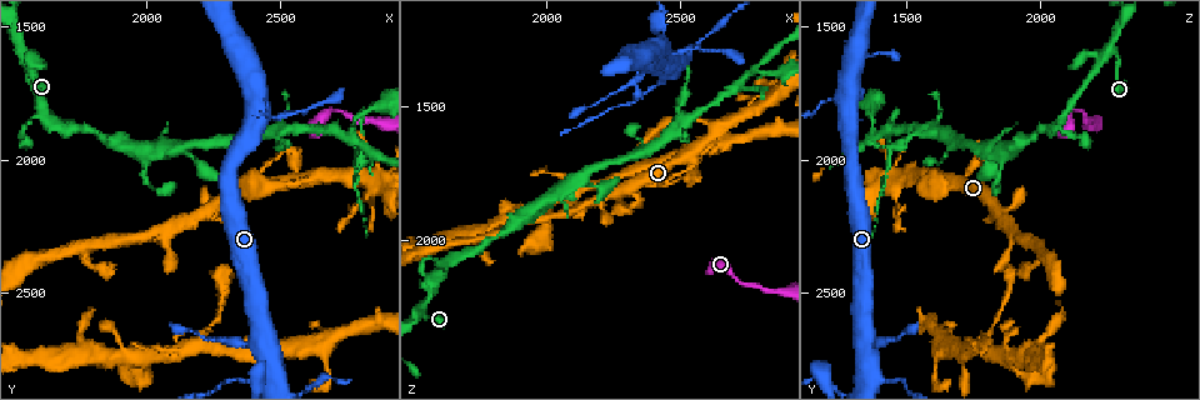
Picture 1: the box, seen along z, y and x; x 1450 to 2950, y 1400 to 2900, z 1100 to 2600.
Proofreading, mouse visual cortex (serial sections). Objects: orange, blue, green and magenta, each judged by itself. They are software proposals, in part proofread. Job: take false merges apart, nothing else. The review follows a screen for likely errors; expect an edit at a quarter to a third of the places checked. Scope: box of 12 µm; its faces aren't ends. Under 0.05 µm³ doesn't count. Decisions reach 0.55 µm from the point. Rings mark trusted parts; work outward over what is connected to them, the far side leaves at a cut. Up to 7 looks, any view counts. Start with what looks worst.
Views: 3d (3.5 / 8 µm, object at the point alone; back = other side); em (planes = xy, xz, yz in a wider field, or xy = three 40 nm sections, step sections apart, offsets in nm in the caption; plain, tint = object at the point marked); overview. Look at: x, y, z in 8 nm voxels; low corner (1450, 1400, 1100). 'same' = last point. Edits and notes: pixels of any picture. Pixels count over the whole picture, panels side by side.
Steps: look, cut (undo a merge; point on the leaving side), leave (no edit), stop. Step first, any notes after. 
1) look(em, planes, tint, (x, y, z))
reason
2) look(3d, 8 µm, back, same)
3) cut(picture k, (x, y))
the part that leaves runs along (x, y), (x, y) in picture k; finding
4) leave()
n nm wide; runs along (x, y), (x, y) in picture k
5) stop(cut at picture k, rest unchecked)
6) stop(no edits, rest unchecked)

look(3d, 3.5 µm, (2240, 2180, 1820))
four arms meet

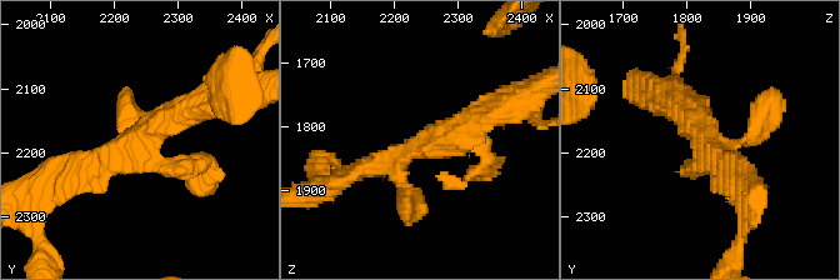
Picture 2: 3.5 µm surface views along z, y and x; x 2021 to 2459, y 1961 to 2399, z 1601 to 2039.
look(em, planes, tint, (2235, 2185, 1835))
need the tissue

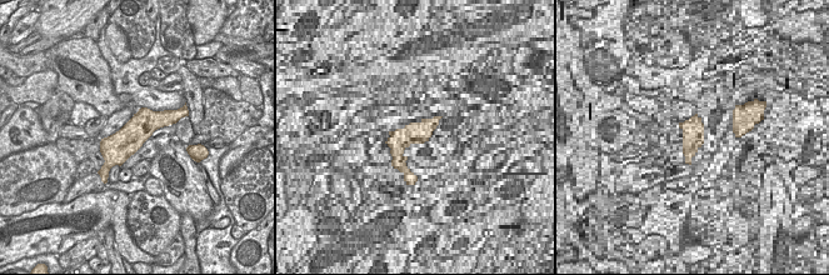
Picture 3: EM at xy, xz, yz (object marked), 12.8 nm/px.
leave()
360 nm wide; runs along (169, 115), (150, 120), (108, 163) in picture 3; all the same cell

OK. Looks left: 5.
look(3d, 3.5 µm, (2450, 2820, 1380))
sudden change in width

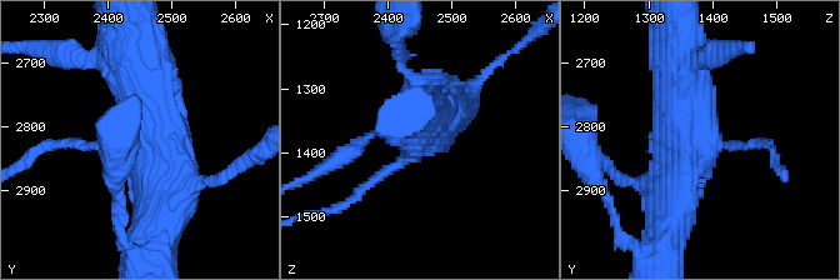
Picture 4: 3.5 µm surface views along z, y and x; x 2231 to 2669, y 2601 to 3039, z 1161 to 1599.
look(em, planes, plain, (2450, 2815, 1380))
now the EM

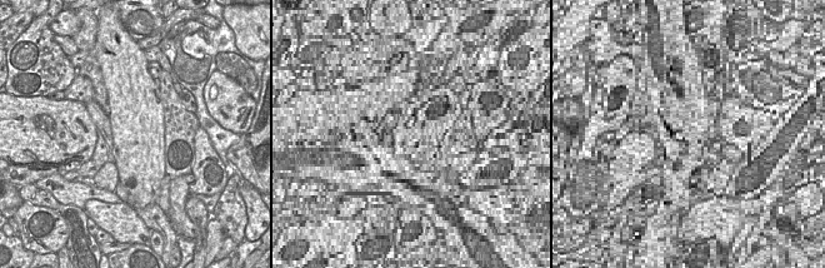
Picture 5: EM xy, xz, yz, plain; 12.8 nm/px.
look(em, planes, tint, same)
with the object marked

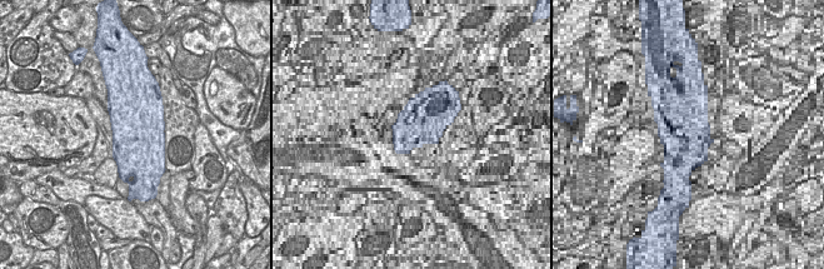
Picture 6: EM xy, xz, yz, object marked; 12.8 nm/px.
leave()
runs along (434, 109), (415, 148), (354, 195) in picture 4; continuous, no second cell

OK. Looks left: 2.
look(3d, 3.5 µm, (1780, 2330, 2000))
two arms in line, one across

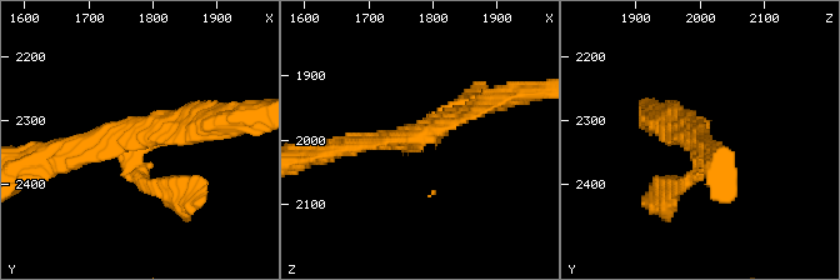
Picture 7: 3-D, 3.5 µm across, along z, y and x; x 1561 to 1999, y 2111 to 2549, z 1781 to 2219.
leave()
one cell here

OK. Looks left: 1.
stop(no edits, rest unchecked)

